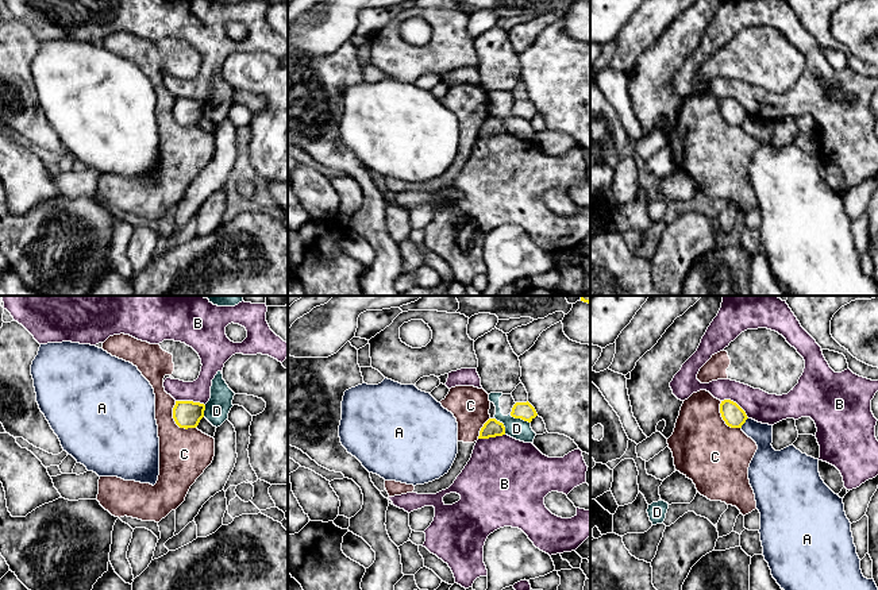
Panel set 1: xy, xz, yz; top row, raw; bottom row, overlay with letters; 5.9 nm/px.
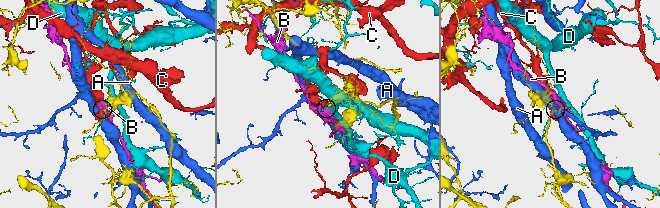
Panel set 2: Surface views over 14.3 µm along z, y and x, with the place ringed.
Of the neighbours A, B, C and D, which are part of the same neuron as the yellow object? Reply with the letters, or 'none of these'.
none of these

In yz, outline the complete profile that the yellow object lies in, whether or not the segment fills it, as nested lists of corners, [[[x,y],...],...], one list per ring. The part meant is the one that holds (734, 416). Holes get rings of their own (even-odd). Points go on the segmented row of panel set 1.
[[[731,400],[721,401],[720,413],[725,424],[731,428],[742,428],[748,419],[746,412]]]

